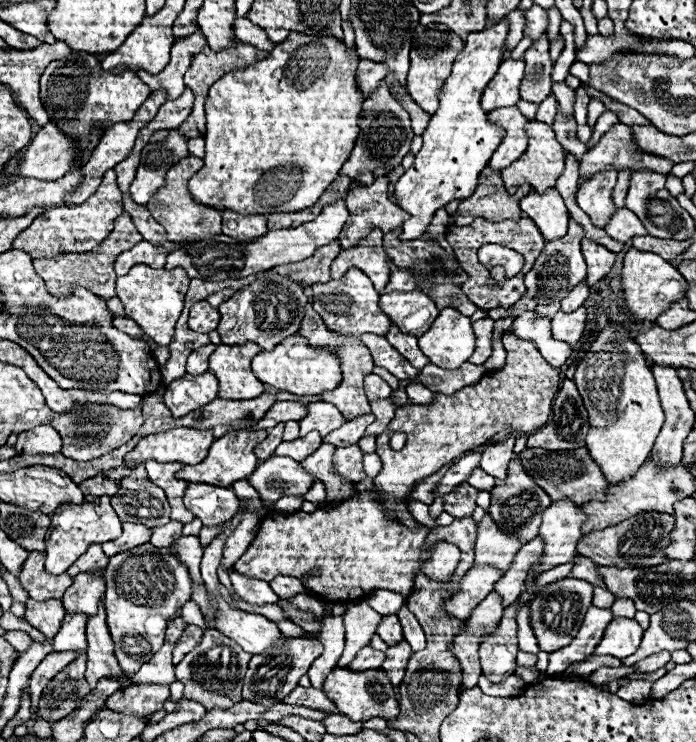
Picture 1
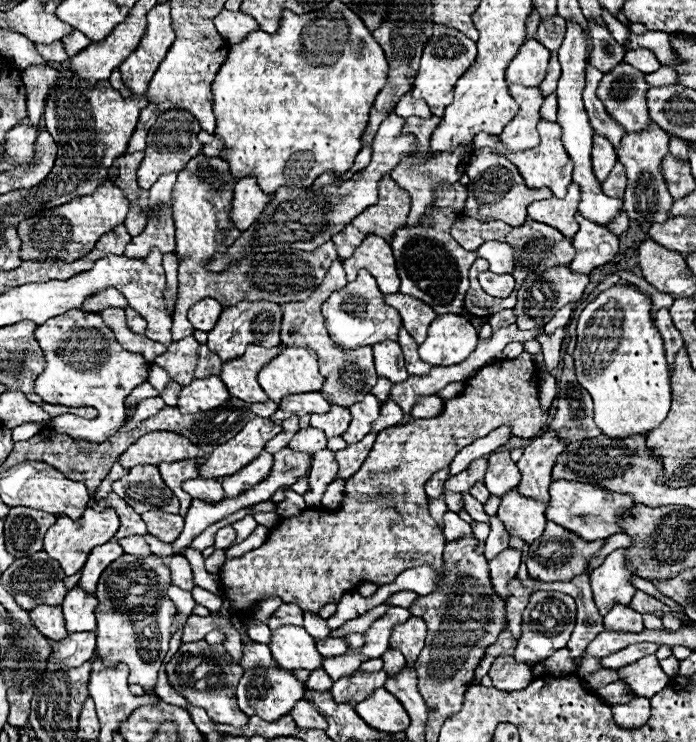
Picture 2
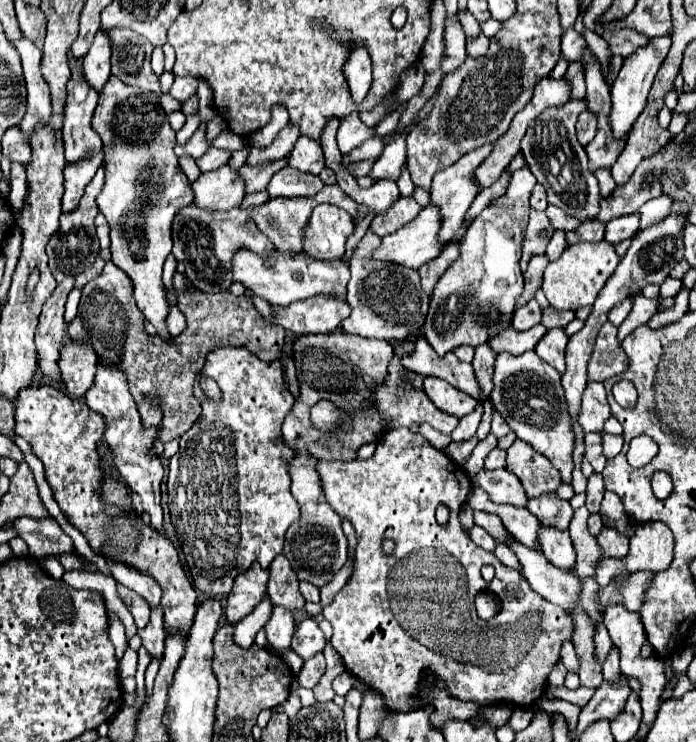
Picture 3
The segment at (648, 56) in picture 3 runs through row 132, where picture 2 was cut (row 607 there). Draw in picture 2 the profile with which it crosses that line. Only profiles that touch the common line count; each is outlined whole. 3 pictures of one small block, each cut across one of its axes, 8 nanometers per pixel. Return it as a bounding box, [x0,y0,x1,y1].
[604,604,644,634]

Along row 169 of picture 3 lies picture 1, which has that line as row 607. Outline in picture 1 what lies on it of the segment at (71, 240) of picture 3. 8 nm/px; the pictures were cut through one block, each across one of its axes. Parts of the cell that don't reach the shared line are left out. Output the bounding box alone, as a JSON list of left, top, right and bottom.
[86,606,130,686]

